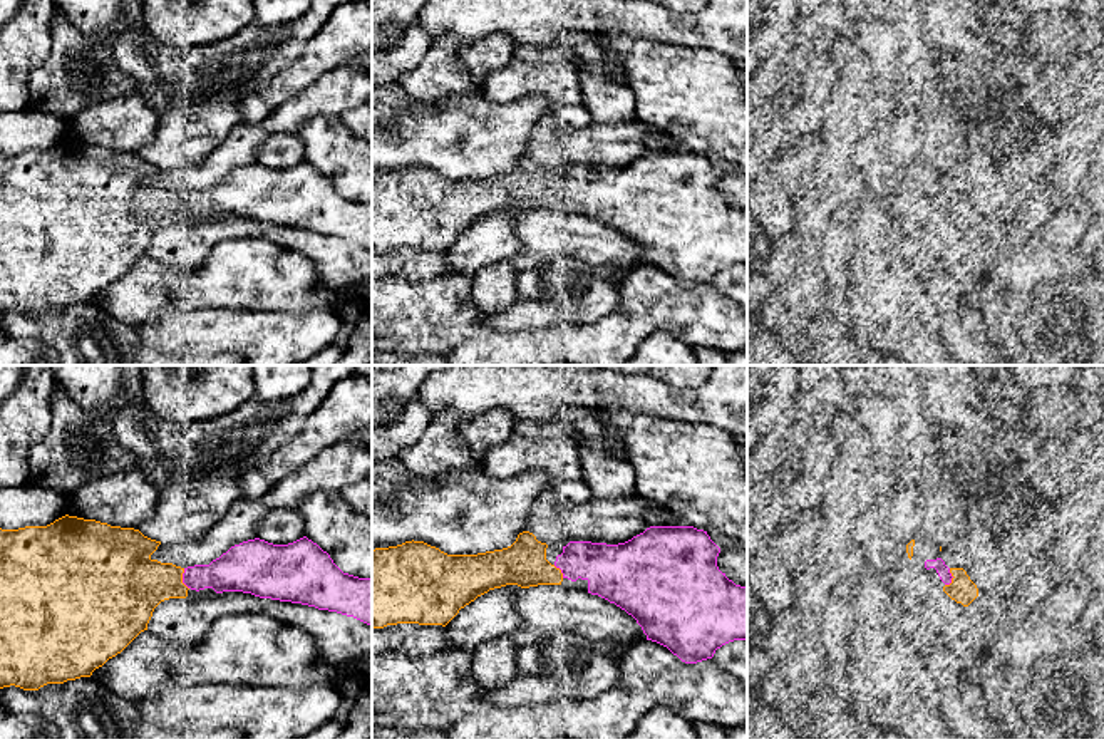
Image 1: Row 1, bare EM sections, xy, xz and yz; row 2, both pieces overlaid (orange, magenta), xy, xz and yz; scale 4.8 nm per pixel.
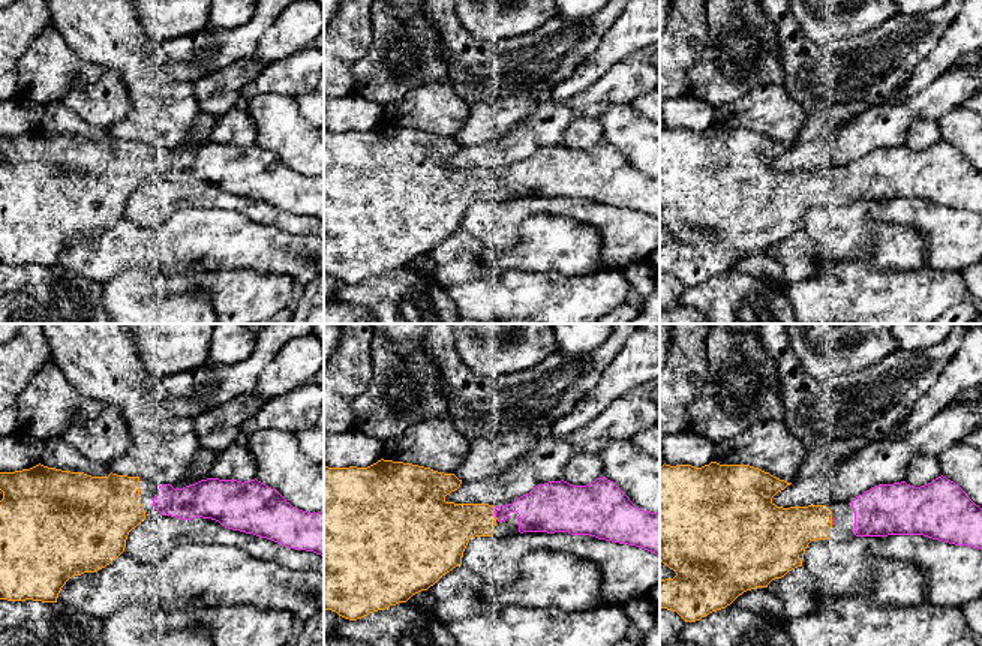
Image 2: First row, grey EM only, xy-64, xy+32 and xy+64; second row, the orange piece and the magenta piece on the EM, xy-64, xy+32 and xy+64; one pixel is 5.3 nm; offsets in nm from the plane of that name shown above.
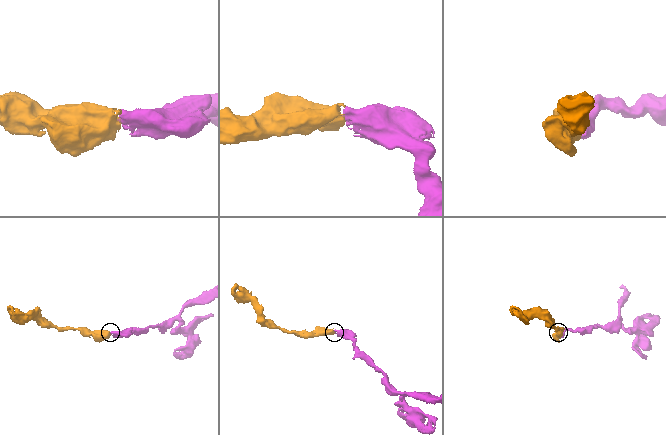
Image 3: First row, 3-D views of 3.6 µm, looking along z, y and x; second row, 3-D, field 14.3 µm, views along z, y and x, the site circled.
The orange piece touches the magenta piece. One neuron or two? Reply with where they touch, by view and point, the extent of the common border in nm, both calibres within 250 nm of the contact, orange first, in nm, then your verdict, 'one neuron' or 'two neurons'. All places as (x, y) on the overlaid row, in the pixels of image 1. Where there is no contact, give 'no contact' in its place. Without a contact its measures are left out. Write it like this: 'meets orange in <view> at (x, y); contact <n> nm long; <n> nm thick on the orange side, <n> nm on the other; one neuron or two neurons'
meets orange in xy at (181, 578); contact 110 nm long; 320 nm thick on the orange side, 190 nm on the other; one neuron

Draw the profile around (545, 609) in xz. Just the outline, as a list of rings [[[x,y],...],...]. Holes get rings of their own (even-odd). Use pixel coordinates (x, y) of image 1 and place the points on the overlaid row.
[[[538,585],[516,597],[521,625],[509,633],[519,649],[558,630],[573,630],[596,647],[647,640],[642,627],[608,600],[565,585]]]

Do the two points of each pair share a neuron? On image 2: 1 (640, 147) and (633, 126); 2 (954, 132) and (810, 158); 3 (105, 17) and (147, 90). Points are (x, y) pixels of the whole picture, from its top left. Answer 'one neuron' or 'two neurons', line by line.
1: one neuron
2: two neurons
3: one neuron

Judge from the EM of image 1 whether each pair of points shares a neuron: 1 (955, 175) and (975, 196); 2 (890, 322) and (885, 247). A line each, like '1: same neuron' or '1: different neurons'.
1: different neurons
2: same neuron

